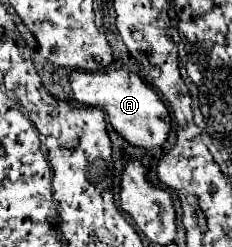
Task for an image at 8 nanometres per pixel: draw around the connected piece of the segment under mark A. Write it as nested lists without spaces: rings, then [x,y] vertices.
[[[124,69],[106,71],[106,73],[74,71],[70,75],[70,85],[76,101],[106,111],[114,131],[122,135],[130,145],[142,149],[156,149],[166,143],[170,133],[170,113],[162,103],[162,99],[156,95],[156,91],[148,87],[136,73]]]

